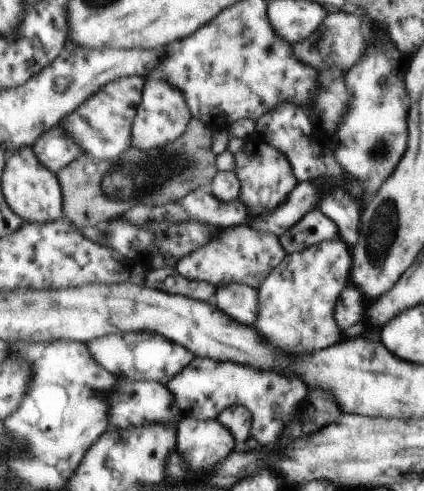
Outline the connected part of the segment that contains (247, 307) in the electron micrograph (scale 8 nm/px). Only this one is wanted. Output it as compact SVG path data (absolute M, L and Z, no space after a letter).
M230 283L217 287L213 304L232 320L238 320L238 324L252 326L258 310L258 294L258 289L250 285Z

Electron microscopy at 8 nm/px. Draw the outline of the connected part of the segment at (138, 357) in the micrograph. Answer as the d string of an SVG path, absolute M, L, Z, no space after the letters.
M144 331L103 336L102 340L92 340L90 342L90 350L94 352L94 360L99 365L102 365L102 368L116 374L118 377L122 376L135 381L156 381L163 384L168 382L173 376L176 376L180 370L184 370L193 361L192 352L186 350L184 346L180 346L180 344L176 344L171 340L166 340L160 334Z

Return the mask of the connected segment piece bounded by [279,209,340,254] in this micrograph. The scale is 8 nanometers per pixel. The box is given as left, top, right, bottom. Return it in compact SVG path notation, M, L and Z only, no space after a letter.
M314 209L294 224L287 235L280 236L279 240L284 250L290 254L290 252L300 252L322 241L338 238L340 238L339 228L336 222L328 218L320 209Z

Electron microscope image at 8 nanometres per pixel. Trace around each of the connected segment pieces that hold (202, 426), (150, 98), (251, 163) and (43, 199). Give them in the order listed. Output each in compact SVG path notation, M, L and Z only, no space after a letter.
M183 417L177 424L177 448L196 474L208 474L235 450L232 434L220 419L196 420Z
M150 74L145 79L142 99L142 112L138 112L138 120L134 122L134 144L140 150L152 150L158 146L173 143L184 135L191 119L190 110L182 92L170 86L162 76Z
M251 137L245 141L242 152L233 155L236 162L234 171L241 186L239 199L248 208L249 218L264 214L264 211L276 210L298 184L288 158L264 140Z
M26 146L12 152L5 160L4 193L10 208L22 218L24 222L44 222L64 218L64 194L61 192L60 181L57 175L50 172L38 160L33 148Z

